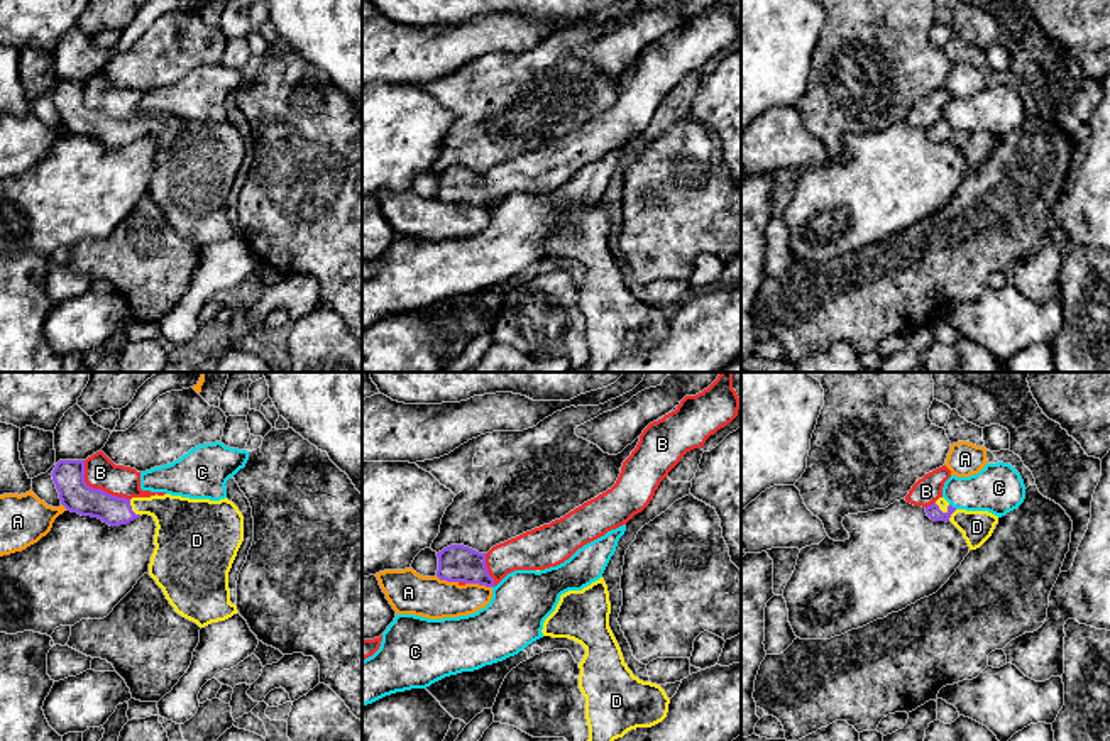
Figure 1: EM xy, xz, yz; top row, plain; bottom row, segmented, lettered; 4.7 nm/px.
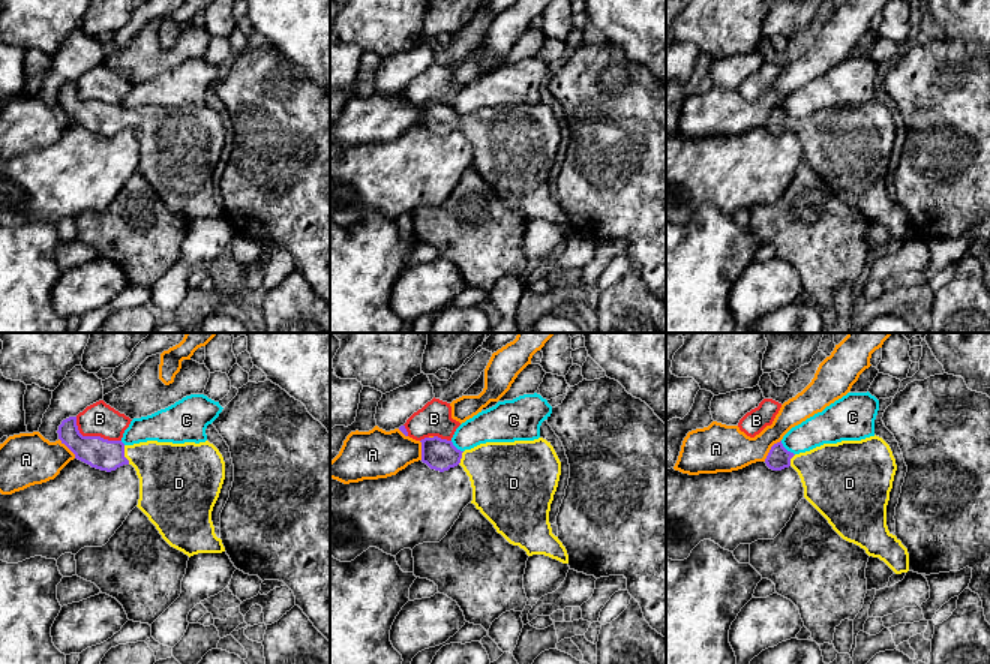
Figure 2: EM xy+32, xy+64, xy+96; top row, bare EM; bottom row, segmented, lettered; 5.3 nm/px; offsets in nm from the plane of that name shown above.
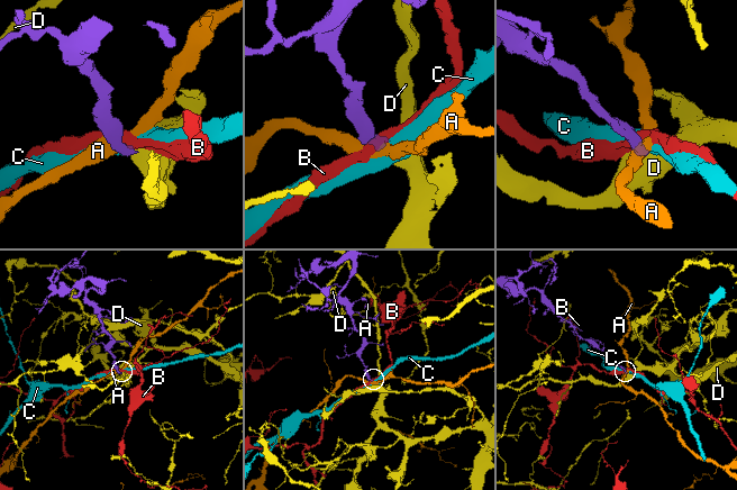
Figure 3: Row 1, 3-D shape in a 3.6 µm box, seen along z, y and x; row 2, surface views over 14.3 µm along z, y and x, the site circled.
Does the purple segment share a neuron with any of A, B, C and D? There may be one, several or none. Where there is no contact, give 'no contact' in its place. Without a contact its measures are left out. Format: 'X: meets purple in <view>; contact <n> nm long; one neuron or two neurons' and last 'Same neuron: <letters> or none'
A: meets purple in xz; contact 130 nm long; two neurons
B: meets purple in xy; contact 300 nm long; two neurons
C: meets purple in yz; contact 50 nm long; two neurons
D: meets purple in xy; contact 100 nm long; one neuron
Same neuron: D

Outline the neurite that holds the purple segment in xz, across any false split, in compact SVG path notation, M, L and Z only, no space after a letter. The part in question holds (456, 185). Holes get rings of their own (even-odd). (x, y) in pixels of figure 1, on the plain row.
M450 166L438 173L437 178L437 198L440 201L496 208L486 188L486 174L464 166Z

